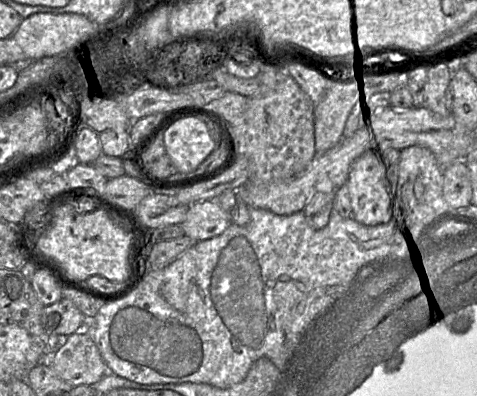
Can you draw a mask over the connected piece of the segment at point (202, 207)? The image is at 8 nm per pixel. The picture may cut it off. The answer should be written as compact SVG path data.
M205 200L189 206L182 227L186 236L202 241L222 234L230 224L229 217L215 201Z

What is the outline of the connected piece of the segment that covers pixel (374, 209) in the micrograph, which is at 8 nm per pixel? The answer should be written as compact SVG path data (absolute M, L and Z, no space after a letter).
M365 152L351 164L346 180L351 203L351 217L366 226L375 226L391 213L391 200L387 187L387 159L380 152Z

